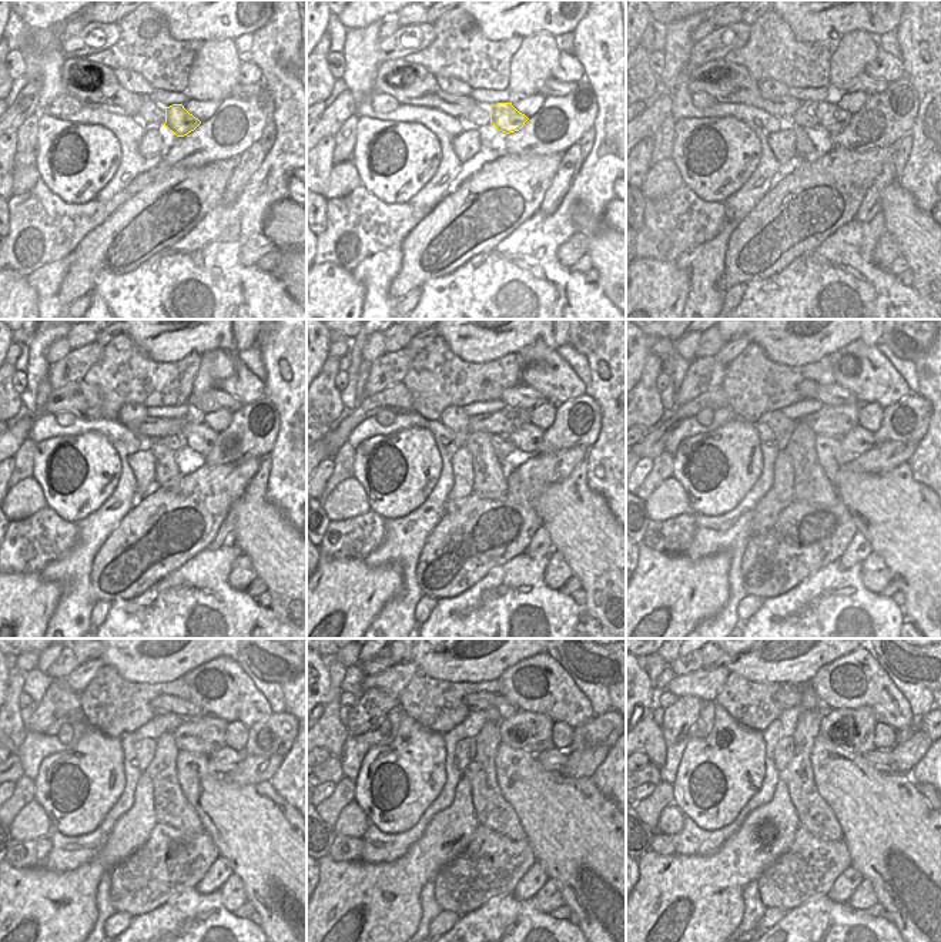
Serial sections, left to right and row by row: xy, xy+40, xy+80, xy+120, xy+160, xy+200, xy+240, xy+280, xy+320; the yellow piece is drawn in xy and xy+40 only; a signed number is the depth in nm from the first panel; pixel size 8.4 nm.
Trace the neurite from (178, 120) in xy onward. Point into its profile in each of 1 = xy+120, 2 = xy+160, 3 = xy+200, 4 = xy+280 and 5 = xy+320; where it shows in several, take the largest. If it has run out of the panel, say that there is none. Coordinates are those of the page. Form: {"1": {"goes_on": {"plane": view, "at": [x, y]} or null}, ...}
{"1": {"goes_on": {"plane": "xy+120", "at": [200, 438]}}, "2": {"goes_on": {"plane": "xy+160", "at": [528, 438]}}, "3": {"goes_on": {"plane": "xy+200", "at": [859, 441]}}, "4": {"goes_on": {"plane": "xy+280", "at": [552, 760]}}, "5": {"goes_on": {"plane": "xy+320", "at": [881, 761]}}}

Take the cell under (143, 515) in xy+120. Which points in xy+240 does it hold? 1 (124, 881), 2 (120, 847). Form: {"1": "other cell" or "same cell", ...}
{"1": "same cell", "2": "other cell"}

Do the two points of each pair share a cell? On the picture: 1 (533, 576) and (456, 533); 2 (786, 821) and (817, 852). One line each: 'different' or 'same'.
1: different
2: different

